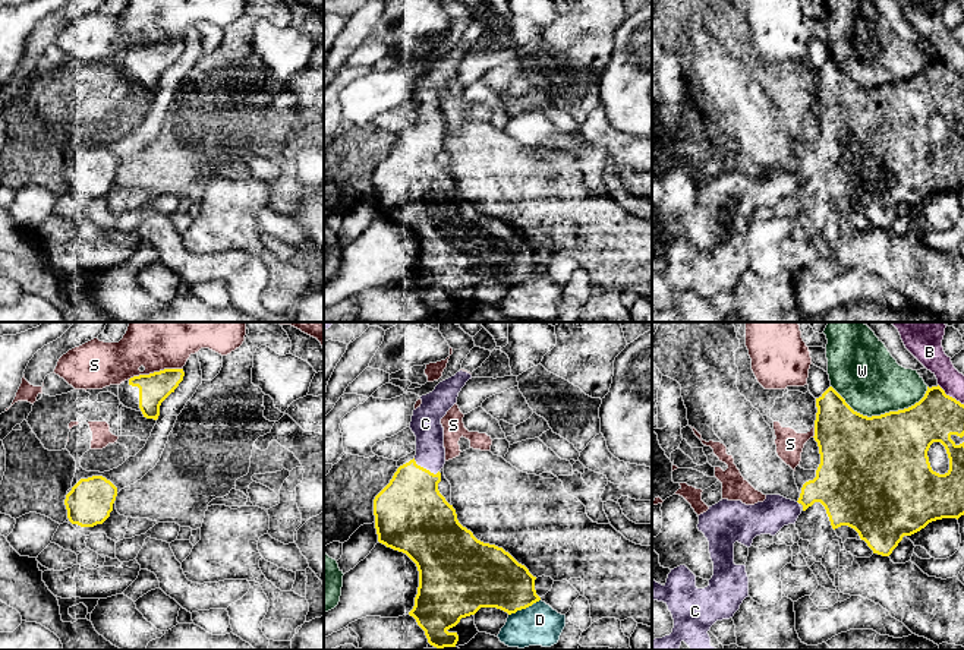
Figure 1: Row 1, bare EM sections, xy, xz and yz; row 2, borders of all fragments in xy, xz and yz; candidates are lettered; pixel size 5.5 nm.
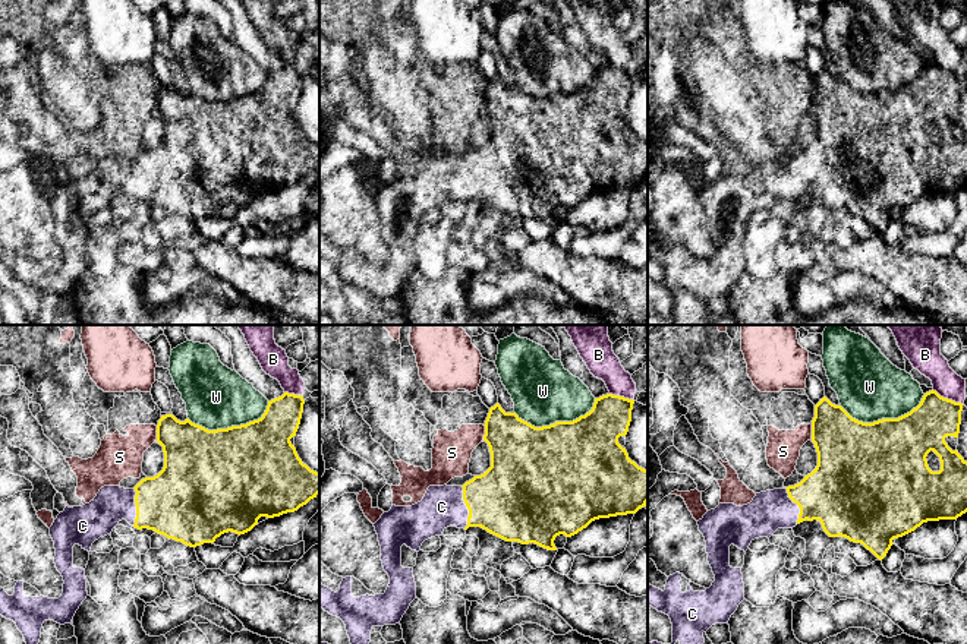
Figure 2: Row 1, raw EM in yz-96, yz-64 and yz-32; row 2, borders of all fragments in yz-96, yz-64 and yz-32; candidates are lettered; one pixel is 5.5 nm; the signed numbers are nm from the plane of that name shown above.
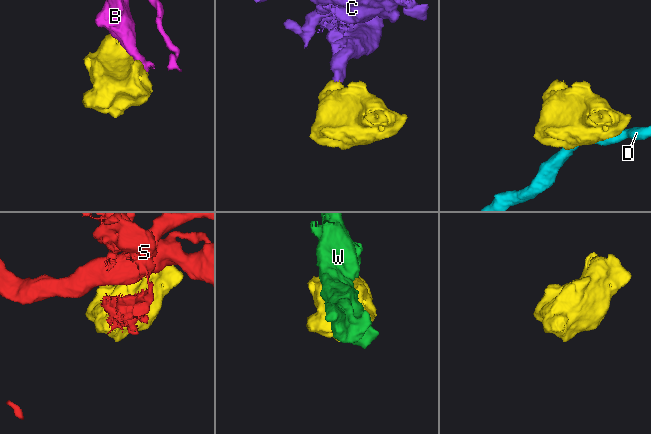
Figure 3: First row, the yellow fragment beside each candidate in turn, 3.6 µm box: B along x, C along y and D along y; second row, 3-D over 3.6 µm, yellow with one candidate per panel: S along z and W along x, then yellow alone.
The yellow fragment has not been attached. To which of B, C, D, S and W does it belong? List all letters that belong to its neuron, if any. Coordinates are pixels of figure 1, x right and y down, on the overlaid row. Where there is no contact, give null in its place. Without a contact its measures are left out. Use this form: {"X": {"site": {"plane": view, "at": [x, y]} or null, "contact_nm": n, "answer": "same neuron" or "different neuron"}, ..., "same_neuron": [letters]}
{"B": {"site": {"plane": "yz", "at": [948, 396]}, "contact_nm": 180, "answer": "different neuron"}, "C": {"site": {"plane": "xz", "at": [425, 469]}, "contact_nm": 160, "answer": "same neuron"}, "D": {"site": {"plane": "xz", "at": [523, 608]}, "contact_nm": 200, "answer": "different neuron"}, "S": {"site": {"plane": "xy", "at": [156, 372]}, "contact_nm": 300, "answer": "different neuron"}, "W": {"site": {"plane": "yz", "at": [879, 416]}, "contact_nm": 550, "answer": "different neuron"}, "same_neuron": ["C"]}

